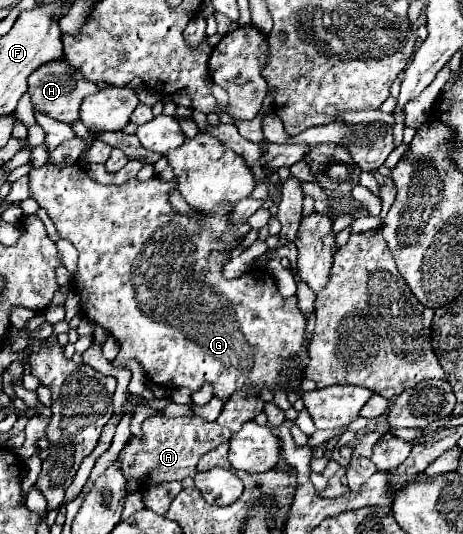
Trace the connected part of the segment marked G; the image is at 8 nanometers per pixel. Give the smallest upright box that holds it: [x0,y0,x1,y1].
[29,164,309,400]

